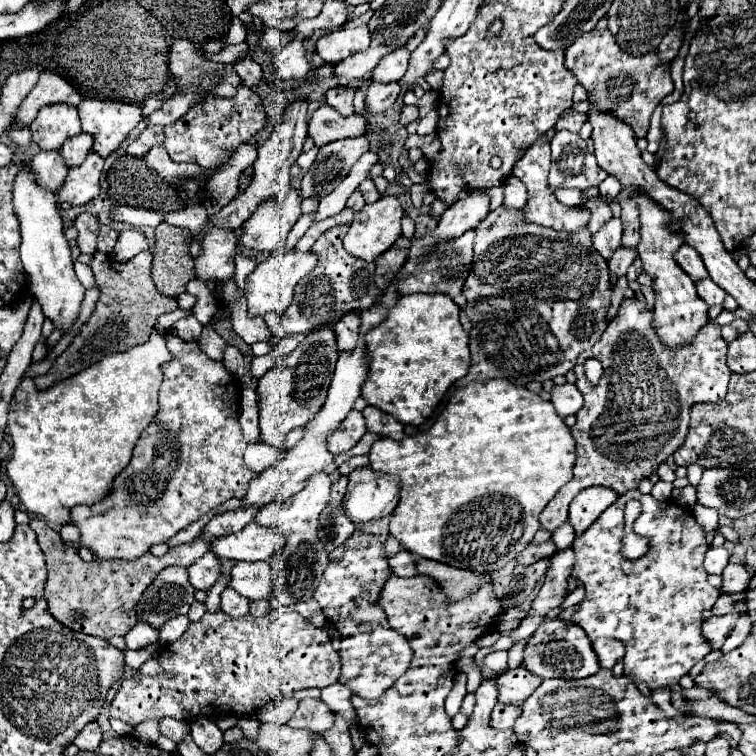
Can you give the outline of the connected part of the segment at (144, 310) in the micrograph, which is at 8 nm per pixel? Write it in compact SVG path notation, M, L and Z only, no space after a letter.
M102 252L82 254L78 260L92 268L92 272L96 276L96 286L100 290L100 298L96 302L92 316L86 320L86 324L74 336L72 344L56 358L54 366L44 376L38 376L34 380L38 390L46 390L60 380L72 378L74 374L82 372L84 368L92 366L94 362L102 360L108 354L126 352L138 344L144 344L150 338L158 316L174 312L178 308L176 300L160 294L152 282L152 276L150 276L152 252L142 252L128 262L116 262Z

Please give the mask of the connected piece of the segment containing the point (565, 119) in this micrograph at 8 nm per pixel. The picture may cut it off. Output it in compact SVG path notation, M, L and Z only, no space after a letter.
M570 108L570 110L566 110L566 112L562 114L562 118L558 120L556 130L568 130L568 132L578 134L580 128L582 128L582 124L584 124L586 120L588 120L586 114L578 114L574 108Z

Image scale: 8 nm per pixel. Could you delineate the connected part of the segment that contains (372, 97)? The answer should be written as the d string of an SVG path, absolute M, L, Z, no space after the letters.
M372 82L368 92L366 92L366 110L368 110L368 114L386 112L388 108L394 106L398 94L400 94L398 82L386 82L386 84Z

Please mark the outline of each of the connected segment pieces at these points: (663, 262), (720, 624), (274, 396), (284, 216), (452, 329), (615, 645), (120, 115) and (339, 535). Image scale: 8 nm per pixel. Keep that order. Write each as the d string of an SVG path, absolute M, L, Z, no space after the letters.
M646 194L634 196L636 202L640 204L640 244L638 244L638 254L640 260L644 262L644 272L652 276L654 280L654 292L656 292L656 302L654 302L654 310L652 310L652 326L658 334L658 338L662 340L662 344L666 344L668 348L678 348L678 346L686 346L694 340L694 336L700 332L702 326L706 326L708 322L708 306L700 300L700 296L696 294L696 286L690 280L690 276L686 276L686 272L674 262L674 252L684 244L682 236L676 232L668 230L668 222L670 222L670 214L666 214L658 204L654 204Z
M732 612L732 614L726 614L726 616L712 616L712 618L704 620L704 624L702 624L702 636L706 636L706 640L710 640L710 644L712 644L714 650L722 648L726 636L734 628L738 616L740 616L740 612Z
M320 328L306 336L306 340L284 360L268 370L258 380L258 408L260 408L260 440L264 444L270 444L286 456L286 436L294 428L304 428L318 408L326 402L326 392L330 388L330 380L334 374L334 364L338 360L338 348L336 348L336 336L330 328Z
M288 190L286 198L278 202L266 202L242 224L240 244L252 252L274 252L284 248L288 232L300 218L300 198L296 190Z
M444 294L400 296L386 324L372 328L366 340L368 376L362 384L362 398L392 414L402 424L420 426L432 416L446 390L468 372L470 350L468 334L458 320L460 308Z
M610 638L594 640L592 646L600 658L602 668L614 668L614 664L620 662L624 658L624 652L626 652L626 646L620 640L610 640Z
M84 98L78 106L82 130L94 138L92 150L108 158L142 120L140 106L112 100Z
M340 476L340 480L332 484L332 494L330 494L330 502L326 510L322 510L320 514L318 538L324 544L326 552L332 552L334 548L342 546L356 530L342 510L342 498L346 494L346 486L348 486L348 478Z

